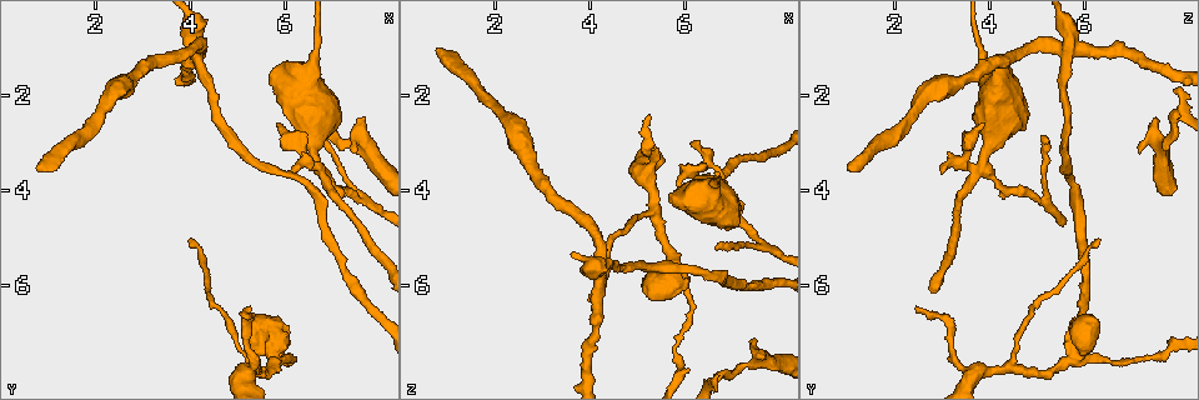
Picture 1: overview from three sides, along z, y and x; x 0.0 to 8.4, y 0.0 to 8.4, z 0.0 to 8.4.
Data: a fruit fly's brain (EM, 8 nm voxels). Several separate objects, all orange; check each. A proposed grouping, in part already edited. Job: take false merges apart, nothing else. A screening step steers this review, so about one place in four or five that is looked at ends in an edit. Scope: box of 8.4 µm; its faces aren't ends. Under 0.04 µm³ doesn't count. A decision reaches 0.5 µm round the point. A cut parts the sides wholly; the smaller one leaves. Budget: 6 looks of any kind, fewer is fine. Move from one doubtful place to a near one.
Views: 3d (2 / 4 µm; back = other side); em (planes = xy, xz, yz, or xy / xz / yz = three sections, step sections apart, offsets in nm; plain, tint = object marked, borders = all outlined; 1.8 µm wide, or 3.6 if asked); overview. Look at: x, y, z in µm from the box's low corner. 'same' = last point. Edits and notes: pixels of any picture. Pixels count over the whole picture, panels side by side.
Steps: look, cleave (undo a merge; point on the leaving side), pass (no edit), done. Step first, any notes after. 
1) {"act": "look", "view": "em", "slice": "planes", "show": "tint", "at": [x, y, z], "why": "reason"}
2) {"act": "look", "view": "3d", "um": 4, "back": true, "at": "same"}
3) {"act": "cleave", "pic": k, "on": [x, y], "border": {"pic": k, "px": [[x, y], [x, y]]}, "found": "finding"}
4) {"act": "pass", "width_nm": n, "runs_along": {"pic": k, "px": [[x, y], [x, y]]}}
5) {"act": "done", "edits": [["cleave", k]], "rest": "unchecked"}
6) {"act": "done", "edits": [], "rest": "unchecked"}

{"act": "look", "view": "3d", "um": 2, "at": [4.15, 1.15, 5.65], "why": "looks like a crossing"}

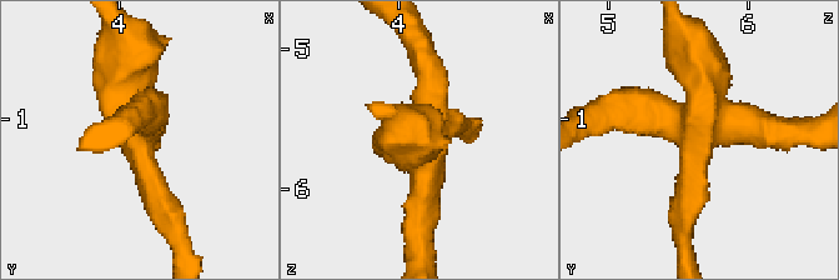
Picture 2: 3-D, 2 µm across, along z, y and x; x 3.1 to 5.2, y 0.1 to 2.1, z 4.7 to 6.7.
{"act": "look", "view": "em", "slice": "xz", "step": 8, "show": "tint", "at": [4.16, 1.08, 5.66], "arms": 4, "why": "need the tissue"}

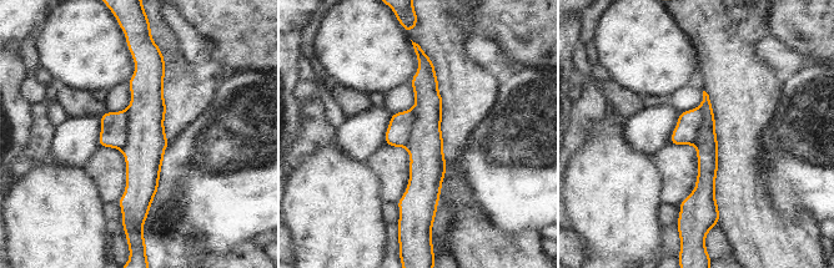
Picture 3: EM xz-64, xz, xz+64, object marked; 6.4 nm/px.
{"act": "cleave", "pic": 3, "on": [115, 126], "found": "a second neuron is stuck on"}

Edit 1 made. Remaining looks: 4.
{"act": "look", "view": "3d", "um": 2, "at": [6.70, 3.55, 3.85], "why": "abrupt turn"}

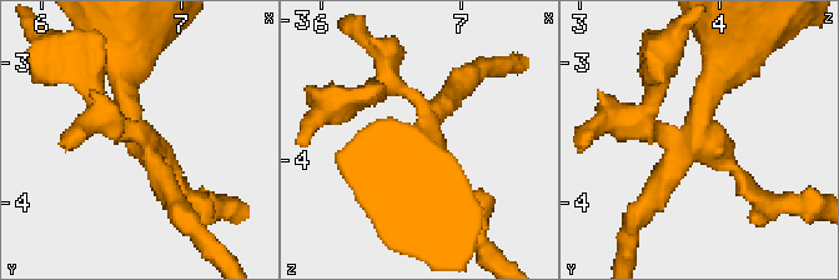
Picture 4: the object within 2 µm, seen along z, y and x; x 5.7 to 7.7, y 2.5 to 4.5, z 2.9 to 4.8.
{"act": "look", "view": "em", "slice": "xz", "step": 4, "show": "tint", "at": [6.70, 3.58, 3.82], "why": "now the EM"}

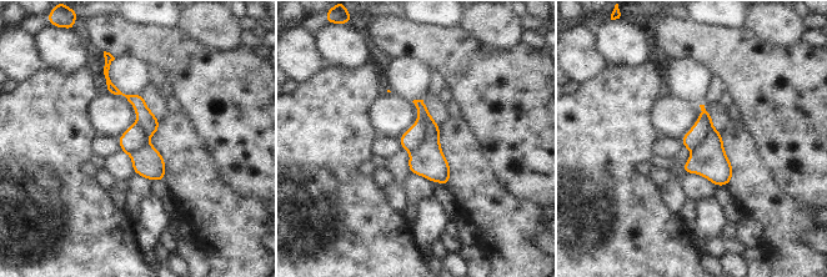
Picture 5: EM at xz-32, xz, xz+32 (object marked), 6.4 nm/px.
{"act": "look", "view": "em", "slice": "planes", "show": "tint", "at": "same", "why": "another direction"}

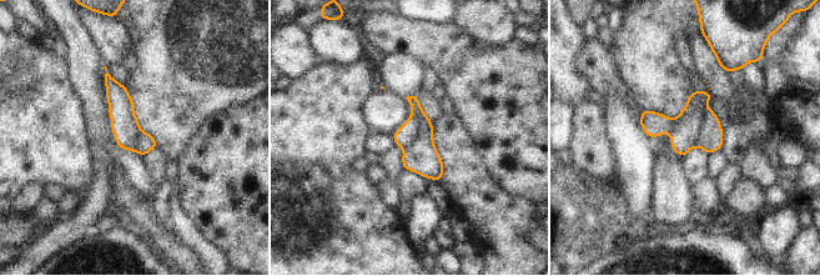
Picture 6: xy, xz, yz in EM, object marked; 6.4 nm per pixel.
{"act": "cleave", "pic": 6, "on": [422, 157], "border": {"pic": 6, "px": [[416, 116], [421, 135], [405, 149]]}, "found": "two neurons meet here"}

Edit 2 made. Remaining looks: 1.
{"act": "done", "edits": [["cleave", 3], ["cleave", 6]], "rest": "unchecked"}

